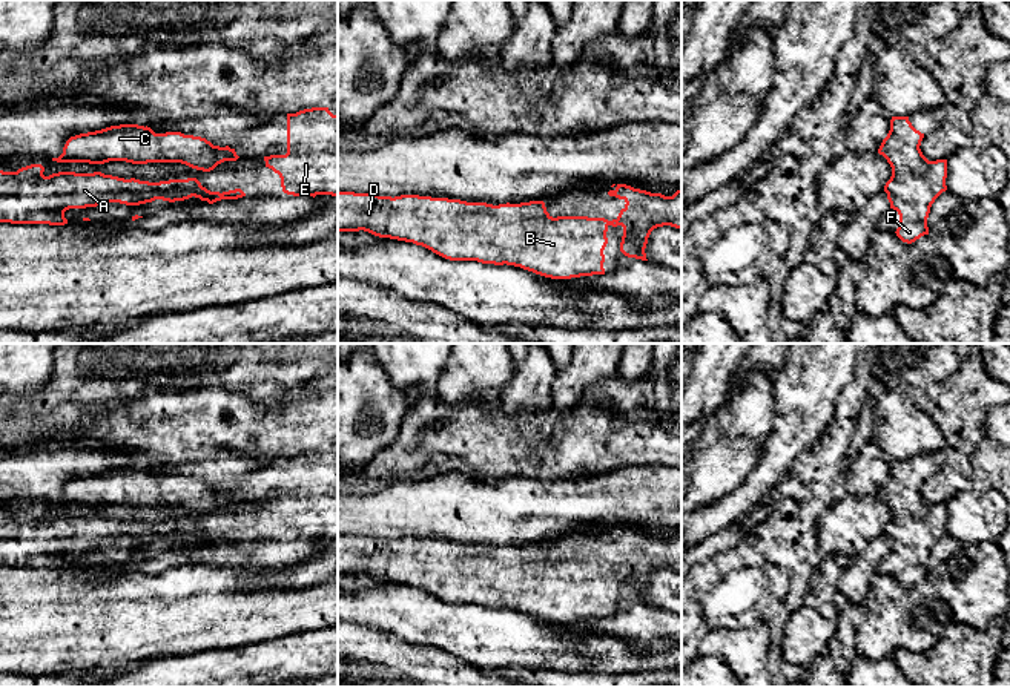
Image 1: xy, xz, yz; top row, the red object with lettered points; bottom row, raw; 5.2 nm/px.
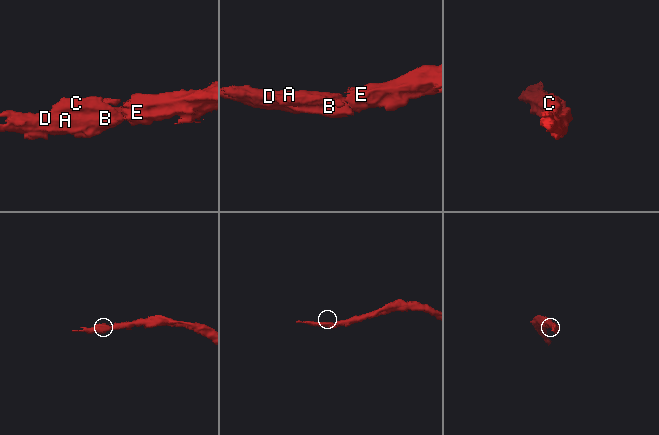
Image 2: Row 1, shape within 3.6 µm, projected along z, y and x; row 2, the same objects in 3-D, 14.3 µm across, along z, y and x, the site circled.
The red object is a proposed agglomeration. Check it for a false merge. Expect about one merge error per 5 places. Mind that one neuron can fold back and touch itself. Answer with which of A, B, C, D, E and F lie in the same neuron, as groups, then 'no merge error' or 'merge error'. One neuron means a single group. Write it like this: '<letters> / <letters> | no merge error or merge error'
A B C D E F | no merge error

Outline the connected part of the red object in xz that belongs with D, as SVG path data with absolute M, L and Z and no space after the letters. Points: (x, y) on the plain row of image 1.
M612 528L609 540L626 547L612 564L588 560L553 561L543 544L520 547L467 546L460 543L419 538L379 540L373 537L338 535L338 575L368 575L422 589L450 604L477 604L514 609L551 623L605 618L603 593L608 570L623 570L620 595L628 601L646 603L646 587L657 570L682 572L682 534L672 540L651 537L626 528Z

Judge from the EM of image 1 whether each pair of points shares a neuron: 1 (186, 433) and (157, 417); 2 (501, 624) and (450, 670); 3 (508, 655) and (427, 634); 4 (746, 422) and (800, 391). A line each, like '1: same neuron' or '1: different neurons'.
1: same neuron
2: different neurons
3: same neuron
4: different neurons

